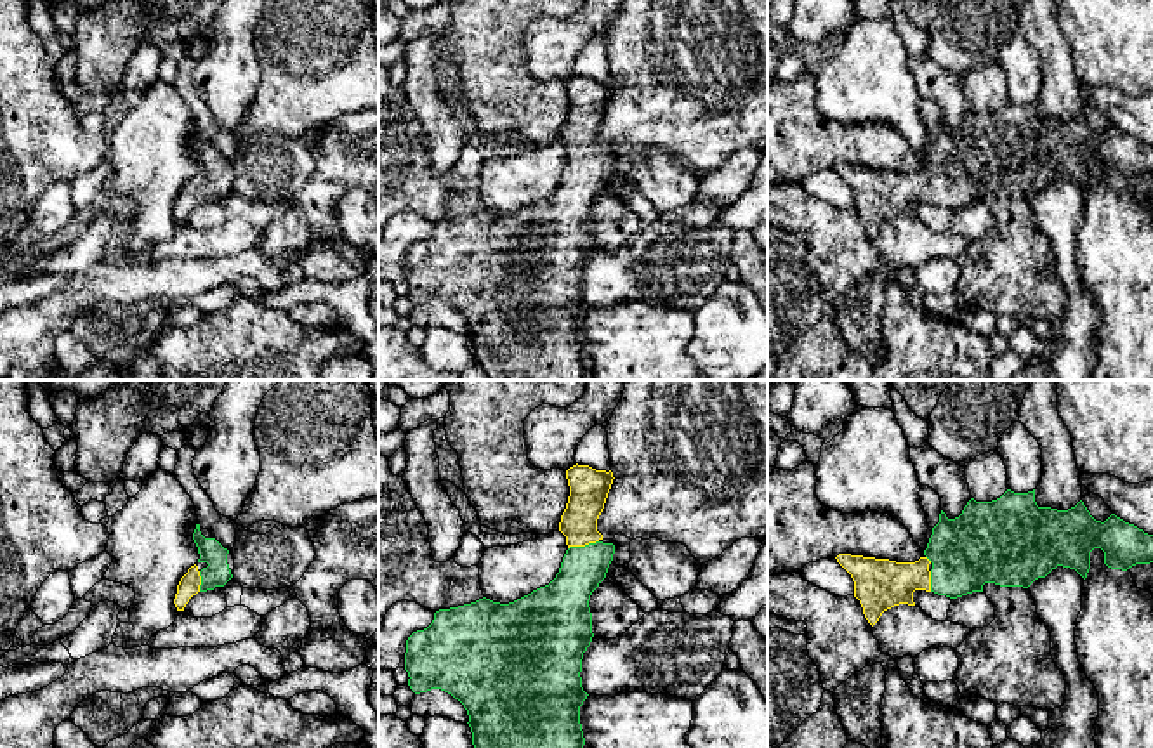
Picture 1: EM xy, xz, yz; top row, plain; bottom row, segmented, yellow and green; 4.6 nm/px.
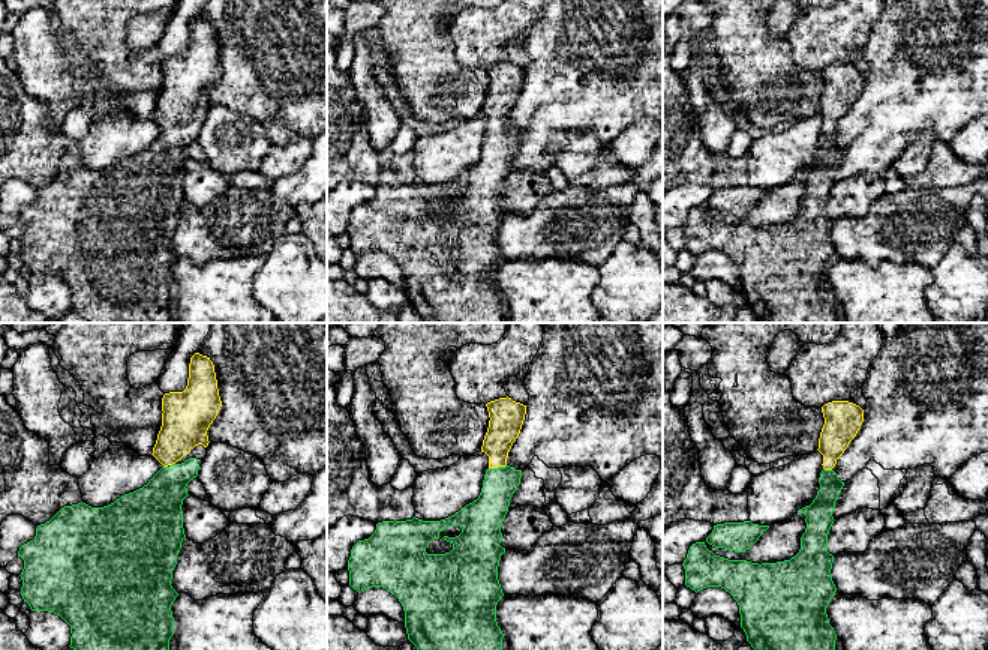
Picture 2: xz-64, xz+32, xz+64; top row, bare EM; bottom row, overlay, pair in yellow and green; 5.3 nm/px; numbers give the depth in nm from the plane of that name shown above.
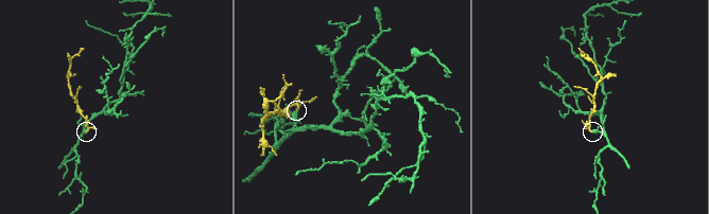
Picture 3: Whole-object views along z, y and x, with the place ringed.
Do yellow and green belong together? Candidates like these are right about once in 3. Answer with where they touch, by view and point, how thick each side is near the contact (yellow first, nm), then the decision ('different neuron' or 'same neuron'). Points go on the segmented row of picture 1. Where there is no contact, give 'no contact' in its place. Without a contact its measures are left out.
contact xz (582, 545); calibres 180 and 200 nm; same neuron

